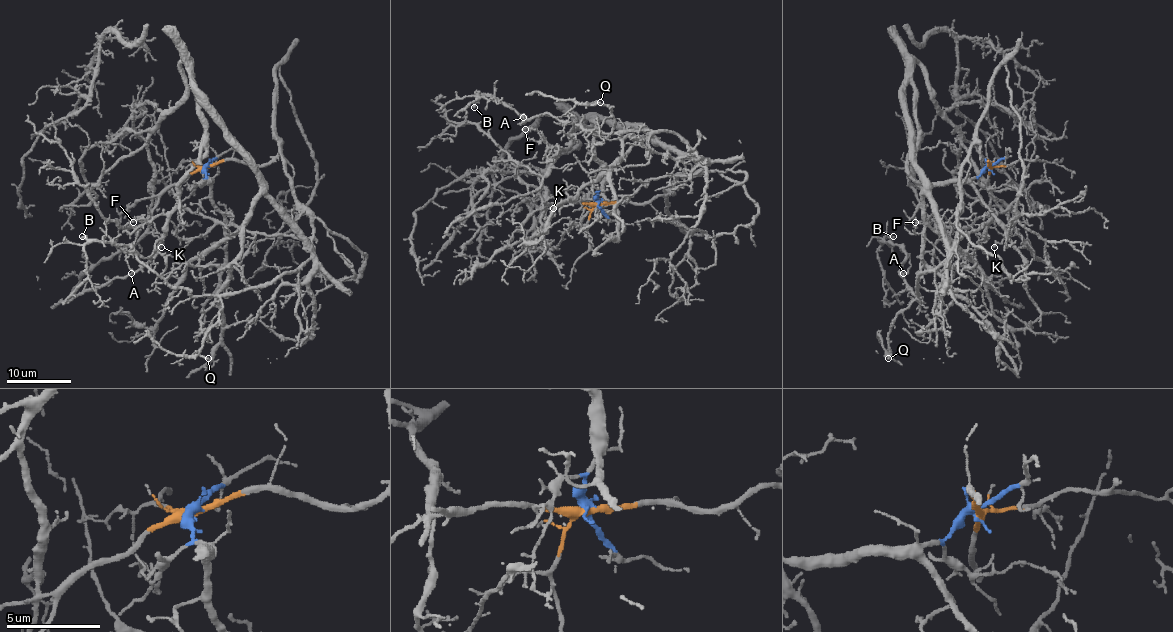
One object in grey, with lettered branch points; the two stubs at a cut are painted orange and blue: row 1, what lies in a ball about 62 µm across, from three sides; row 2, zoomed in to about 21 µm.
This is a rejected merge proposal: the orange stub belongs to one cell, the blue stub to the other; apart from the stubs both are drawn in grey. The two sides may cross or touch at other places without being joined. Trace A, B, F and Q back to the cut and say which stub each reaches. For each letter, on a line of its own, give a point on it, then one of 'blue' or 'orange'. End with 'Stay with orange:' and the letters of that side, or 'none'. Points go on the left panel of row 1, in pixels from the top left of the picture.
A: at (131, 273); orange
B: at (82, 236); orange
F: at (133, 222); blue
Q: at (208, 358); orange
Stay with orange: A, B, Q

